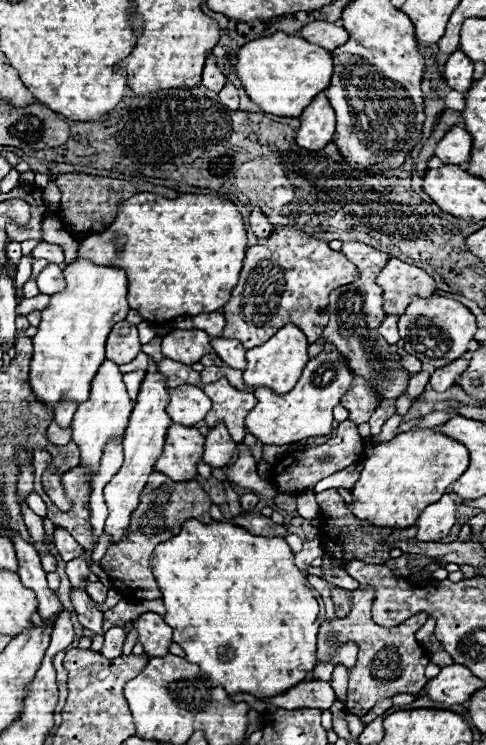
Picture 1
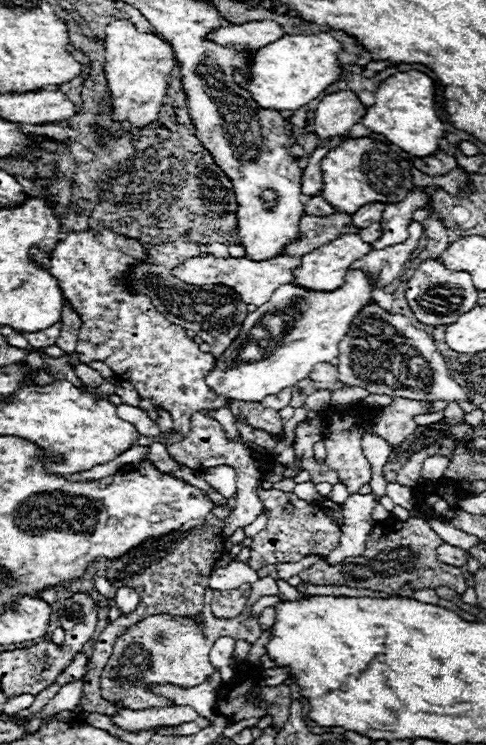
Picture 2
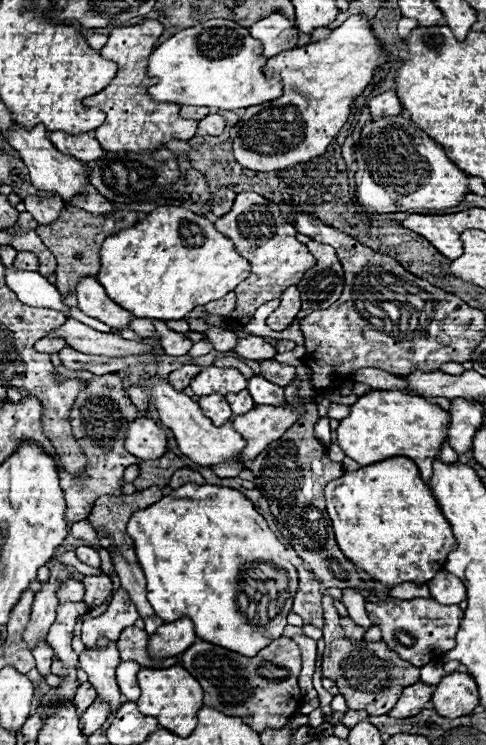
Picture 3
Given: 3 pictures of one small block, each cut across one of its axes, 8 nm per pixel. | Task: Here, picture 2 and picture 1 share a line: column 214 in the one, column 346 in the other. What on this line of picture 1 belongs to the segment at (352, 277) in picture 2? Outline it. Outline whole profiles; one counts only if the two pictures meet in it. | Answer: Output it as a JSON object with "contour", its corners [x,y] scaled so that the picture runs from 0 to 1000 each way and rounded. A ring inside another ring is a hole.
{"contour":[[[658,472],[650,481],[638,481],[613,515],[588,526],[568,529],[564,523],[539,518],[523,523],[527,545],[506,558],[506,572],[514,583],[535,588],[543,596],[601,596],[638,585],[667,585],[683,577],[683,550],[700,542],[704,532],[724,521],[724,499],[704,483],[700,472]]]}

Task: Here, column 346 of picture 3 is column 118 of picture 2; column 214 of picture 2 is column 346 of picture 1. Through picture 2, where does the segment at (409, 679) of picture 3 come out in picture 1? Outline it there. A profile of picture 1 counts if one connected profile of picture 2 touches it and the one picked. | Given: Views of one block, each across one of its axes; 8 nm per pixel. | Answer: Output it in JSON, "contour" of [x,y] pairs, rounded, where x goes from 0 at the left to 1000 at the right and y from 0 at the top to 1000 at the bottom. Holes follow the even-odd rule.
{"contour":[[[634,770],[634,781],[658,795],[667,811],[671,811],[671,832],[658,840],[654,851],[654,889],[675,886],[671,872],[683,870],[683,862],[733,862],[737,867],[737,889],[720,899],[720,918],[716,918],[716,940],[712,940],[712,953],[728,961],[749,961],[778,940],[786,937],[807,937],[815,932],[860,932],[872,918],[872,897],[885,889],[885,881],[868,870],[868,864],[852,856],[852,851],[864,846],[864,840],[877,835],[881,824],[860,821],[852,824],[840,835],[819,838],[815,843],[786,843],[774,840],[763,828],[763,816],[770,805],[770,787],[745,784],[737,792],[724,793],[724,821],[712,830],[691,830],[689,815],[679,803],[679,789],[675,781]]]}

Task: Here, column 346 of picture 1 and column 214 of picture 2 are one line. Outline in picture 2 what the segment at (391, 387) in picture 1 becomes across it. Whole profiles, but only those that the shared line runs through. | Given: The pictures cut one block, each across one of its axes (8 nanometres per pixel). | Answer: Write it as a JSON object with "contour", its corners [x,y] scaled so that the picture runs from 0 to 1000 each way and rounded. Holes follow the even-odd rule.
{"contour":[[[366,322],[366,325],[350,325],[350,328],[333,328],[333,330],[321,330],[313,336],[305,336],[305,349],[288,357],[280,357],[272,362],[272,379],[263,381],[272,392],[292,392],[292,395],[305,395],[313,400],[313,408],[358,435],[383,440],[383,443],[399,443],[407,451],[440,451],[440,454],[416,454],[420,459],[432,462],[432,472],[440,475],[440,481],[449,483],[465,467],[486,456],[494,440],[498,440],[498,432],[510,421],[506,411],[490,395],[477,389],[477,387],[461,387],[457,381],[436,381],[436,384],[395,384],[395,381],[379,381],[374,376],[366,376],[362,370],[350,368],[350,362],[358,360],[354,352],[321,352],[321,344],[329,346],[362,346],[362,344],[374,344],[374,352],[387,349],[387,346],[399,346],[399,344],[440,344],[440,346],[473,346],[473,338],[469,338],[469,330],[465,328],[395,328],[395,325],[379,325],[379,322]]]}

